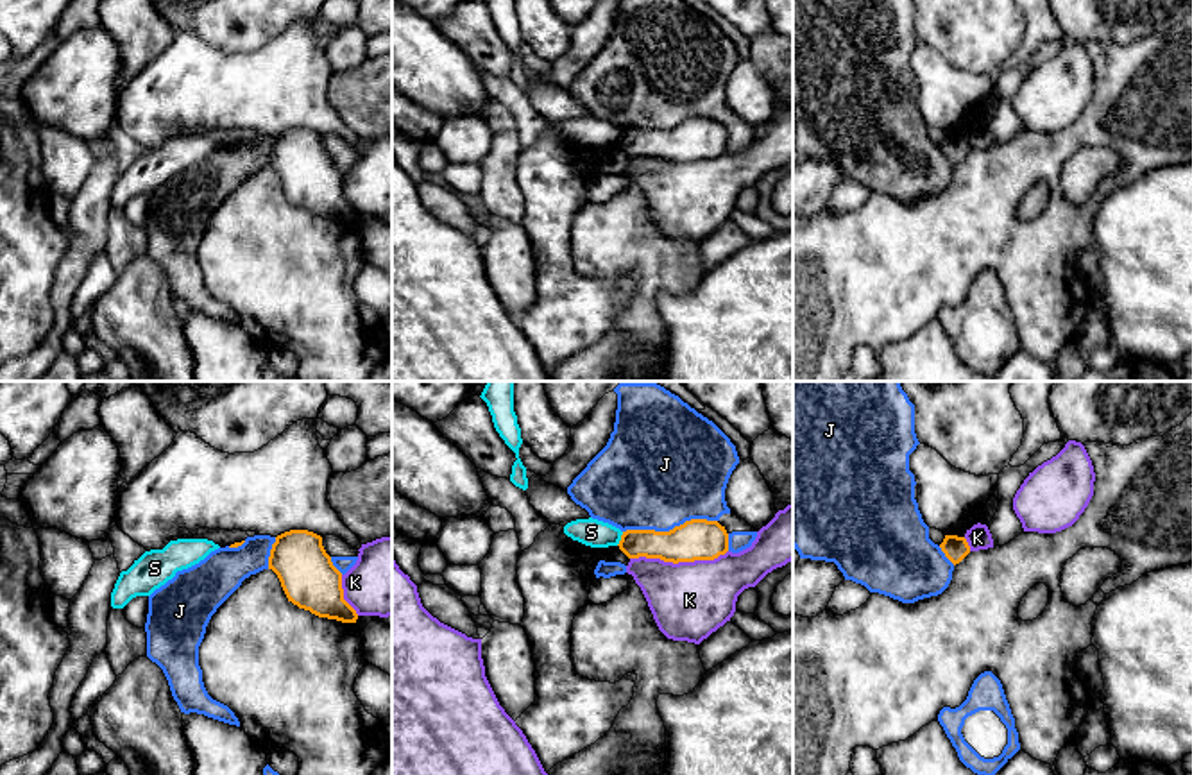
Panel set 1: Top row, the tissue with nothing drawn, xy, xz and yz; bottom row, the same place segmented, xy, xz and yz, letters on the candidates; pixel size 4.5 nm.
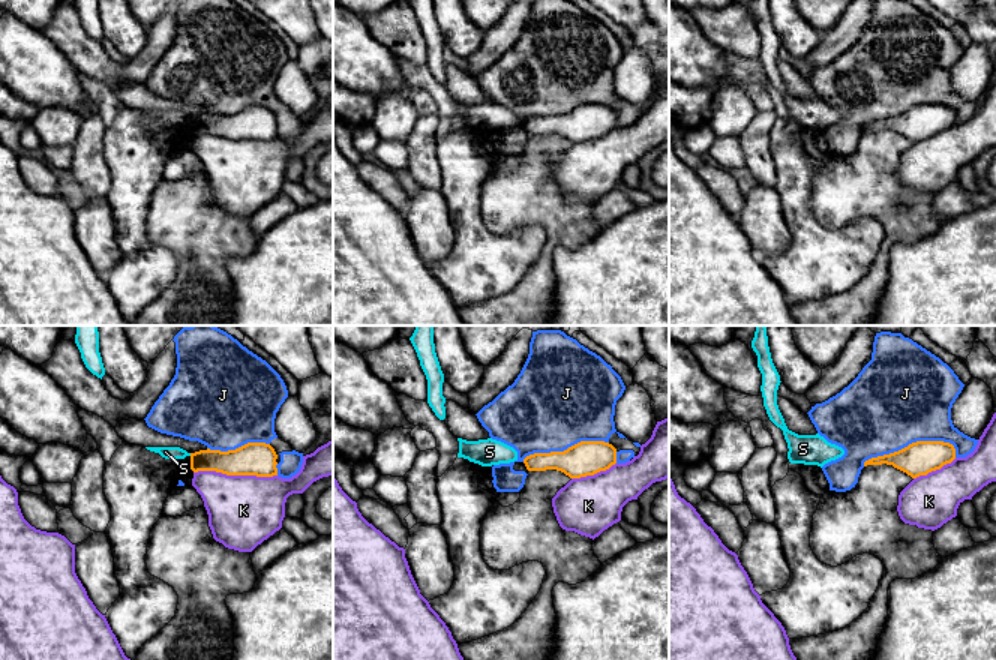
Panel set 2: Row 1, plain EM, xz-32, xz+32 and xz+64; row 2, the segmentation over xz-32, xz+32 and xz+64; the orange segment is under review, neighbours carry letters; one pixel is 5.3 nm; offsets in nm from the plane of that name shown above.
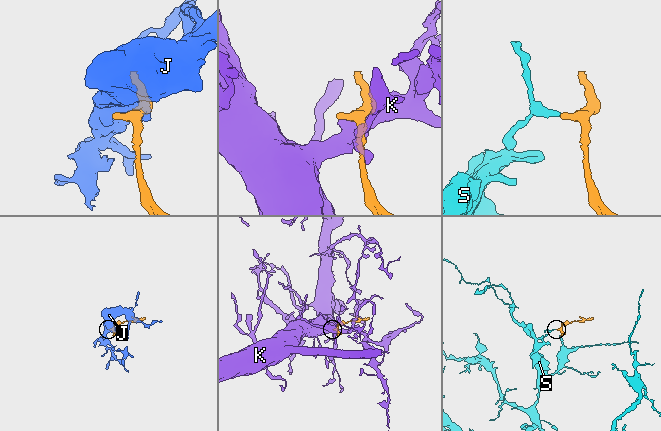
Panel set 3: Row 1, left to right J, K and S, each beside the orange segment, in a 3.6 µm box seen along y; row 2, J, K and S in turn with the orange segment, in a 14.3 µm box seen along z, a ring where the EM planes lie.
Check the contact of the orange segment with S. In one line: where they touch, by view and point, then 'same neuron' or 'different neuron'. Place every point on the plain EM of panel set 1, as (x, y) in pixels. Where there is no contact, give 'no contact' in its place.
contact xz (621, 138); different neuron

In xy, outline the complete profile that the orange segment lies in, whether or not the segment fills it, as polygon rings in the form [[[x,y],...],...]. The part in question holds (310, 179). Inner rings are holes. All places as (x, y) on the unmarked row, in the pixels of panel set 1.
[[[290,129],[276,136],[268,156],[281,186],[294,204],[319,217],[356,222],[356,209],[344,199],[342,172],[333,165],[322,136]]]

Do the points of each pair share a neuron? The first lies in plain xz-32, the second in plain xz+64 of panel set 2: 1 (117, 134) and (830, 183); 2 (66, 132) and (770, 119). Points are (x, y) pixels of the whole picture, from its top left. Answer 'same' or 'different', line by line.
1: different
2: different

